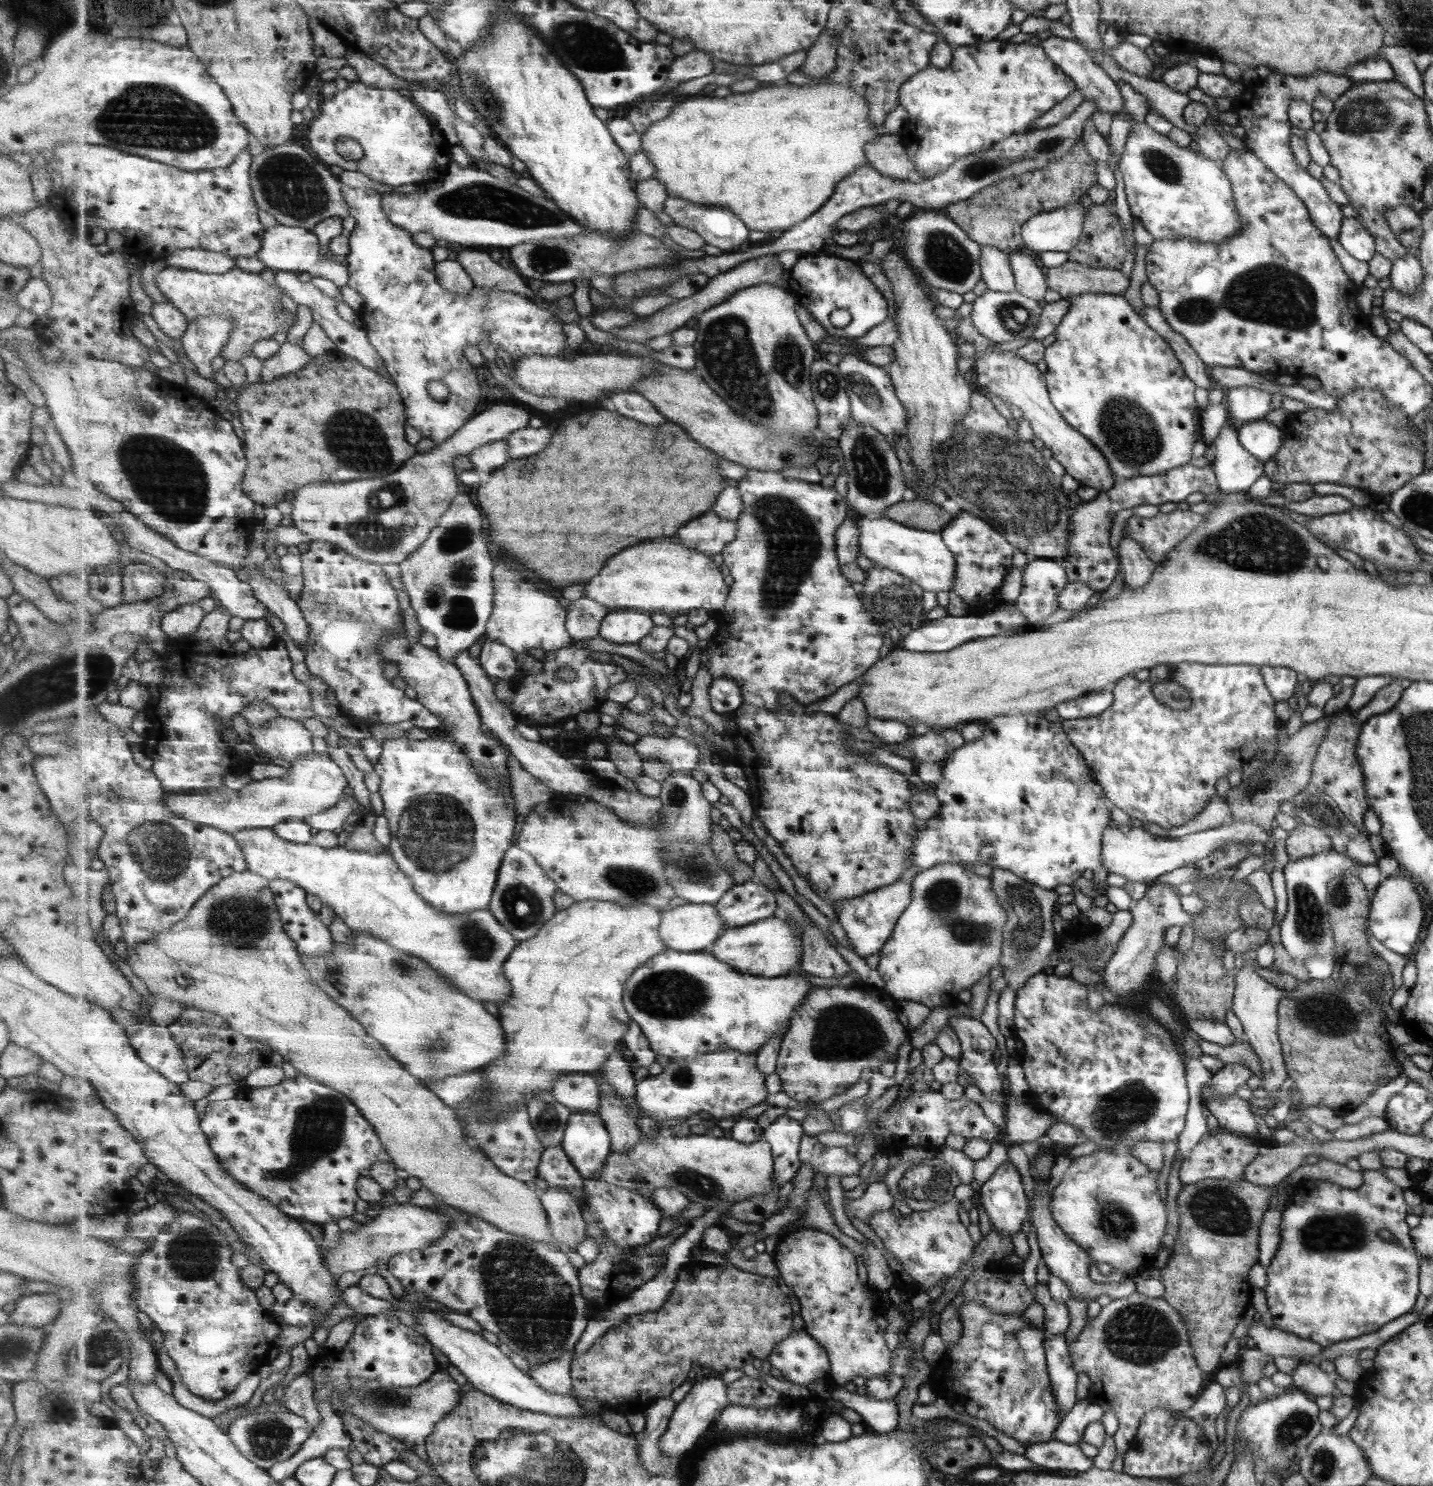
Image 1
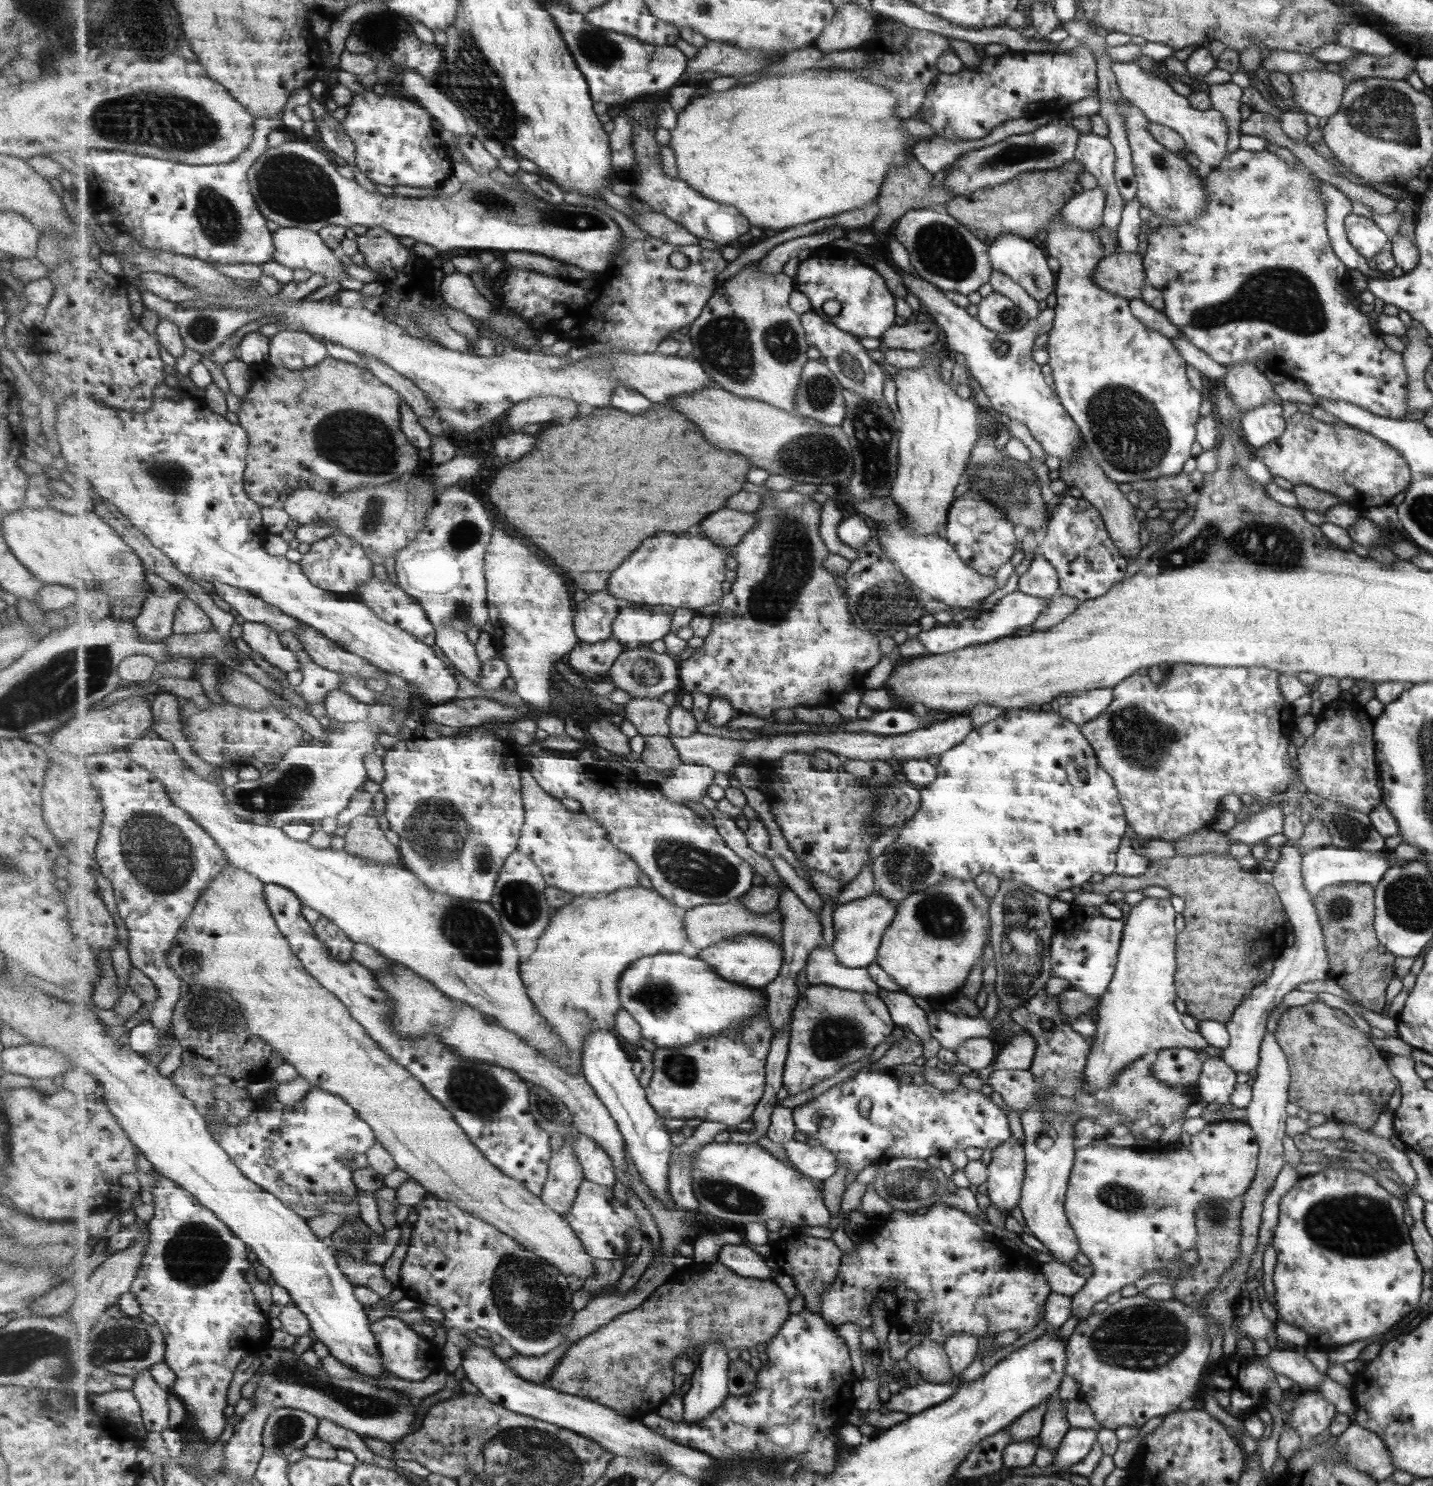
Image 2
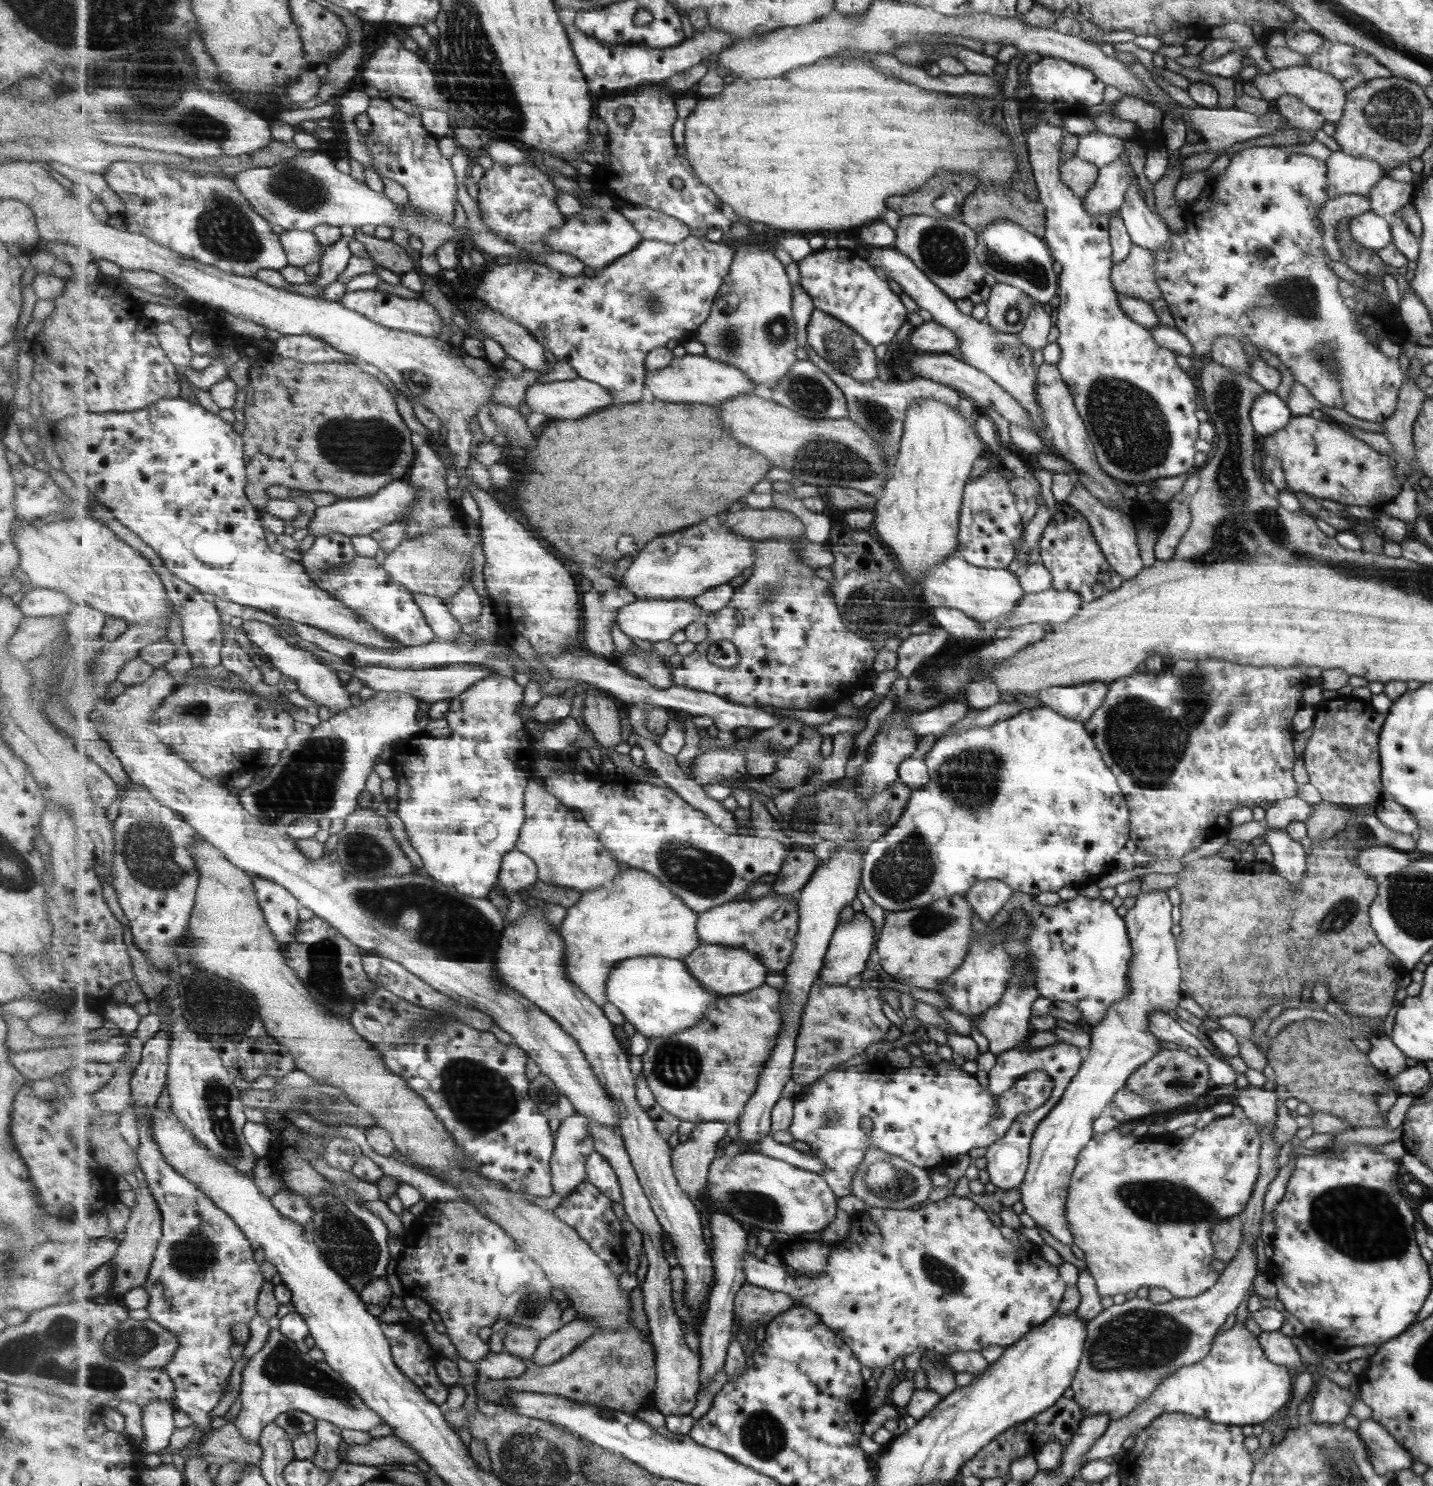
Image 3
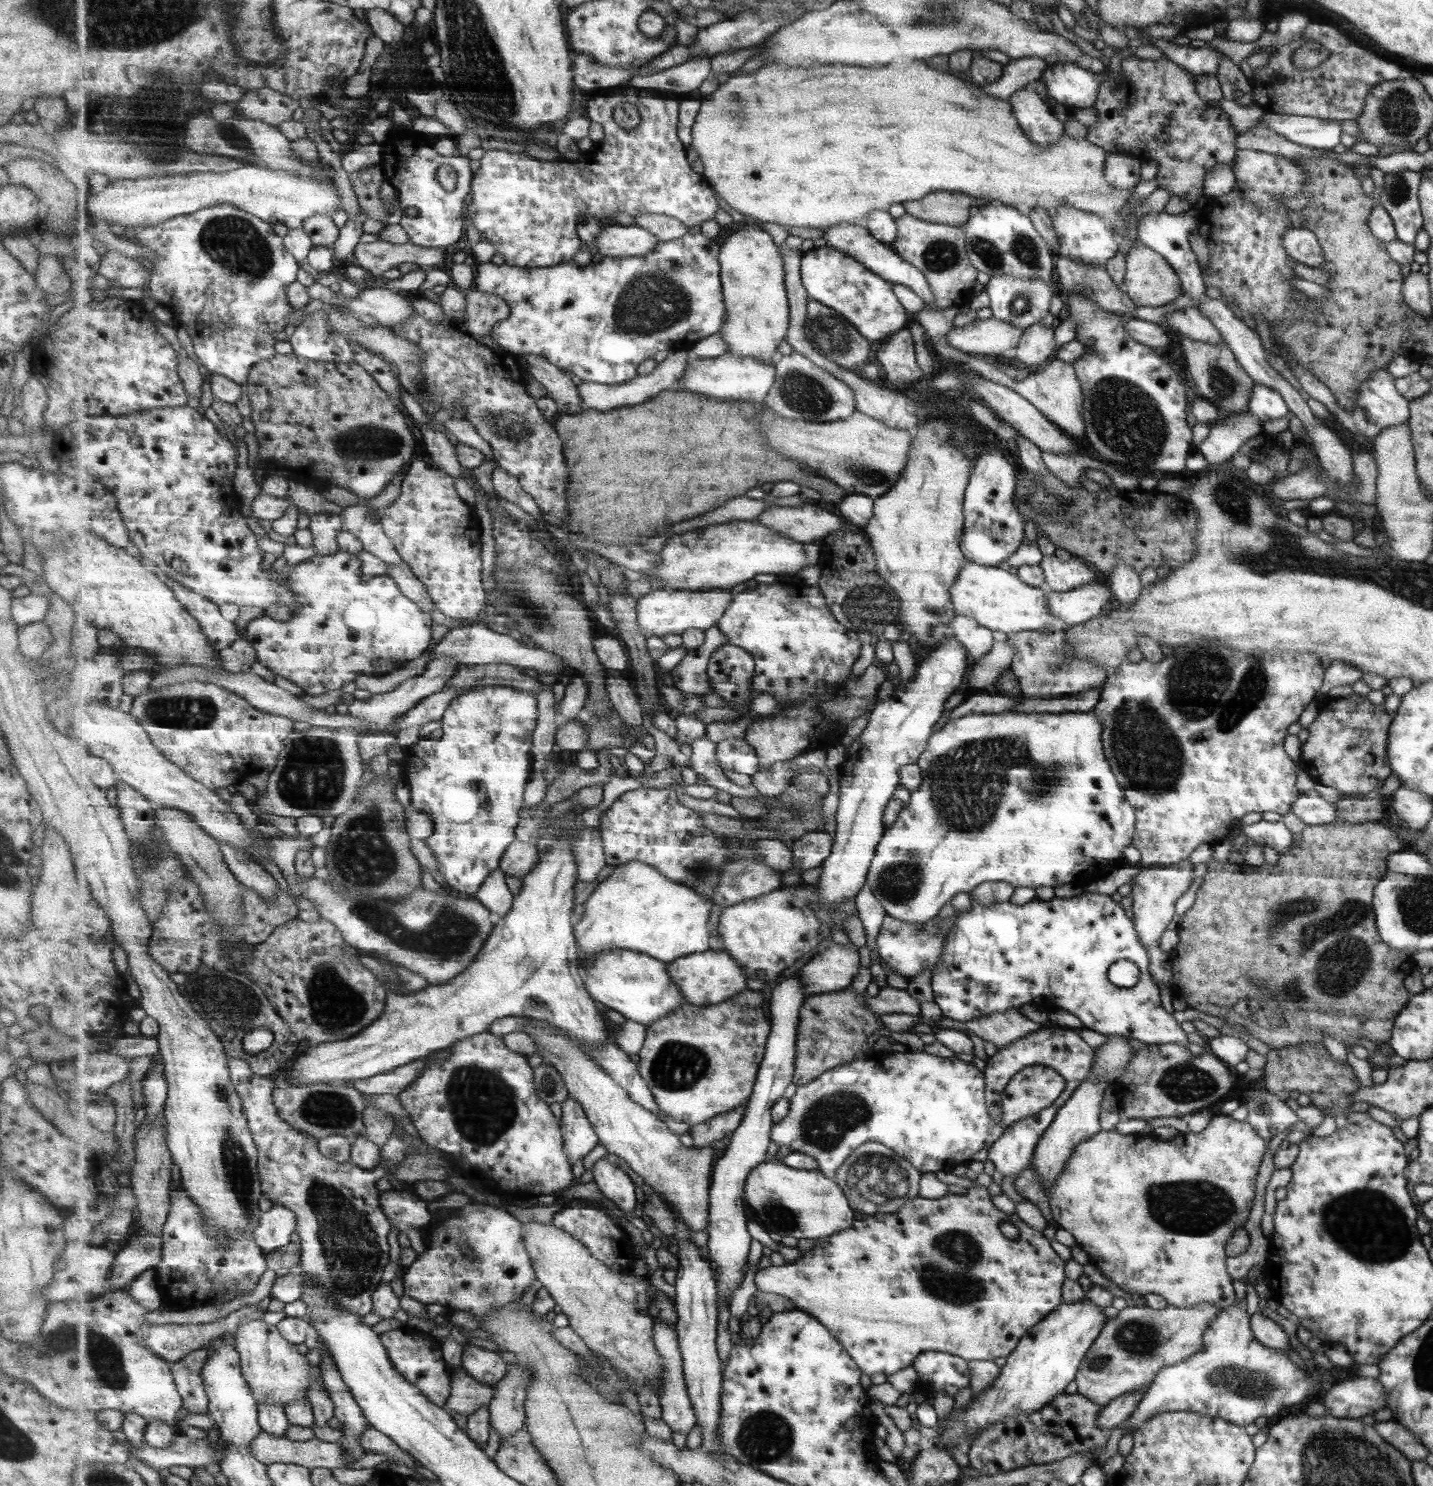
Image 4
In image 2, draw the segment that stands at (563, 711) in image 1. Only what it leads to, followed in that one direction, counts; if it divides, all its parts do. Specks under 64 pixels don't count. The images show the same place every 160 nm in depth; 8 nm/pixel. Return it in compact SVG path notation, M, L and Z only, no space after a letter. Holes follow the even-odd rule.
M614 637L599 644L582 642L568 655L568 665L587 681L604 681L609 679L611 668L623 652L625 646Z

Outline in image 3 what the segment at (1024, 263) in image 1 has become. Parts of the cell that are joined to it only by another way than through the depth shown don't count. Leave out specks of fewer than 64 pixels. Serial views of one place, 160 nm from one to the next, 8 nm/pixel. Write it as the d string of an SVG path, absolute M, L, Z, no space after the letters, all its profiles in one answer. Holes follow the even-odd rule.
M998 221L985 228L983 233L977 235L975 255L985 272L991 274L996 282L1021 289L1041 306L1057 294L1058 278L1051 269L1053 260L1048 247L1043 240L1032 236L1013 222Z

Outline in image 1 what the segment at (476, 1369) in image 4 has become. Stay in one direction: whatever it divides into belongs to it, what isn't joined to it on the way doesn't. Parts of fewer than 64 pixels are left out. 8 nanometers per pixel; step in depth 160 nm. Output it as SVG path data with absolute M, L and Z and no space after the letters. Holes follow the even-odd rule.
M567 1352L563 1358L550 1360L545 1364L530 1365L531 1376L549 1392L574 1396L574 1382L572 1379L572 1362L575 1352Z

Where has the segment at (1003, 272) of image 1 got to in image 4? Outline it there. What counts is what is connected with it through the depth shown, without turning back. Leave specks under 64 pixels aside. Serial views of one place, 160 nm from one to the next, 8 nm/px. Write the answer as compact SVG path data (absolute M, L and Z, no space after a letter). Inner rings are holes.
M1030 324L1022 330L1014 346L1015 358L1027 367L1037 370L1047 364L1046 358L1055 350L1053 330L1043 324Z

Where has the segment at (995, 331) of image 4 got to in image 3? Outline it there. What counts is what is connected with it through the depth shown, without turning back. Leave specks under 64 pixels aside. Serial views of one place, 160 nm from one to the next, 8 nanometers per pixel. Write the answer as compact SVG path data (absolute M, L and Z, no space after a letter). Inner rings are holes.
M915 320L908 340L913 350L935 354L952 354L957 346L956 336L933 321Z

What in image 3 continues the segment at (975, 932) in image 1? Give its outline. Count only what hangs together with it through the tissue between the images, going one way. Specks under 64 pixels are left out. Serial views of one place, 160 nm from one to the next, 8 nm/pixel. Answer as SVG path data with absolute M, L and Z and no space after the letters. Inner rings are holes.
M960 894L932 900L927 907L890 912L876 944L883 972L895 982L937 991L967 954L972 939L972 911L972 905Z

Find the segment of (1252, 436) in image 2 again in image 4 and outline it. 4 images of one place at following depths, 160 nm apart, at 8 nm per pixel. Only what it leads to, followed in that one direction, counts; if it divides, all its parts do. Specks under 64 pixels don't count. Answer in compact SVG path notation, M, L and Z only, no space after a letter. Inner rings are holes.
M1254 384L1252 398L1248 402L1248 411L1262 424L1287 416L1288 408L1275 389L1268 388L1268 385Z

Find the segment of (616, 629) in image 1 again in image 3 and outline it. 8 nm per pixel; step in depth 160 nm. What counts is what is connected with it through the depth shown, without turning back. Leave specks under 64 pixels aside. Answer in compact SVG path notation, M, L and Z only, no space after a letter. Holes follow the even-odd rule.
M637 599L618 610L616 622L627 636L655 643L671 640L671 634L675 634L677 630L685 631L689 624L704 620L706 617L708 615L705 615L692 600Z

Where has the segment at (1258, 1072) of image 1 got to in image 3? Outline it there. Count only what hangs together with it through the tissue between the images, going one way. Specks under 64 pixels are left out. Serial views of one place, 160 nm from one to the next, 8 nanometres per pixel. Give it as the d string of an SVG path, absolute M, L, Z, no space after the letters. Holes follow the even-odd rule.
M1152 890L1139 893L1134 906L1124 914L1132 949L1127 974L1128 994L1116 1006L1109 1007L1107 1015L1091 1027L1087 1056L1065 1087L1059 1102L1035 1126L1030 1140L1028 1169L1019 1187L1023 1212L1034 1220L1037 1229L1043 1228L1065 1246L1072 1244L1072 1231L1065 1212L1067 1189L1080 1152L1094 1135L1092 1124L1106 1111L1112 1096L1124 1086L1129 1076L1160 1051L1162 1040L1148 1029L1148 1016L1156 1010L1175 1010L1177 1002L1183 997L1180 992L1179 949L1175 944L1176 937L1171 933L1172 905L1165 892Z

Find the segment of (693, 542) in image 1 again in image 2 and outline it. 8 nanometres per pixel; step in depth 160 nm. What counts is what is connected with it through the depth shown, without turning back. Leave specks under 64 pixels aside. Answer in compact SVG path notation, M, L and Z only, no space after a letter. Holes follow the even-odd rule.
M729 508L718 510L707 516L703 524L699 524L696 530L707 536L713 544L719 544L721 548L736 547L756 526L756 516L753 512L741 512Z

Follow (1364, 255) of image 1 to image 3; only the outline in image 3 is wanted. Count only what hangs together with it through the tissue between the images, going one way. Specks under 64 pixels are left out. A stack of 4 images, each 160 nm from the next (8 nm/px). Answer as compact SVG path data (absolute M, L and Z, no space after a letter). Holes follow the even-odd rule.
M1368 211L1351 217L1348 221L1349 234L1352 234L1357 245L1378 252L1391 244L1392 234L1388 220Z

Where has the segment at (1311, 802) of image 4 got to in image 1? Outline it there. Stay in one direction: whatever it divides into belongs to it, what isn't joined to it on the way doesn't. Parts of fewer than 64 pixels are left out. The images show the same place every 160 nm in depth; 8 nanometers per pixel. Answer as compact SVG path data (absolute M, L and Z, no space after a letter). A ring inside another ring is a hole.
M1225 822L1217 827L1183 835L1176 839L1153 835L1142 827L1128 826L1123 829L1109 825L1103 830L1100 860L1107 872L1119 874L1129 882L1142 882L1147 885L1148 882L1155 881L1156 877L1166 872L1199 860L1219 845L1229 841L1243 842L1246 838L1252 840L1251 844L1259 841L1268 845L1269 834L1252 822Z

